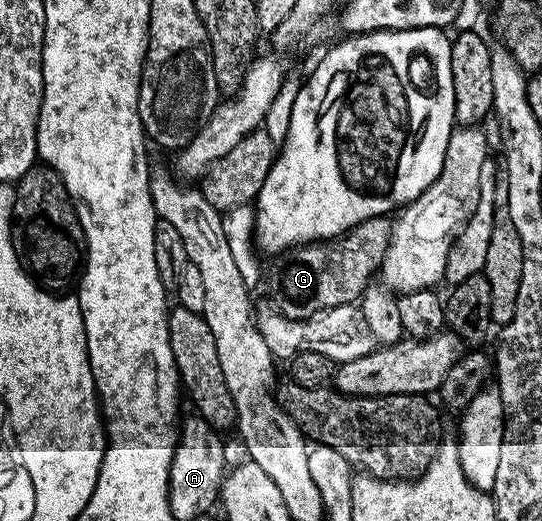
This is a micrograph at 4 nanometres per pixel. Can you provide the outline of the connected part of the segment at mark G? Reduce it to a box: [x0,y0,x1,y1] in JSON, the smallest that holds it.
[268,217,391,318]

